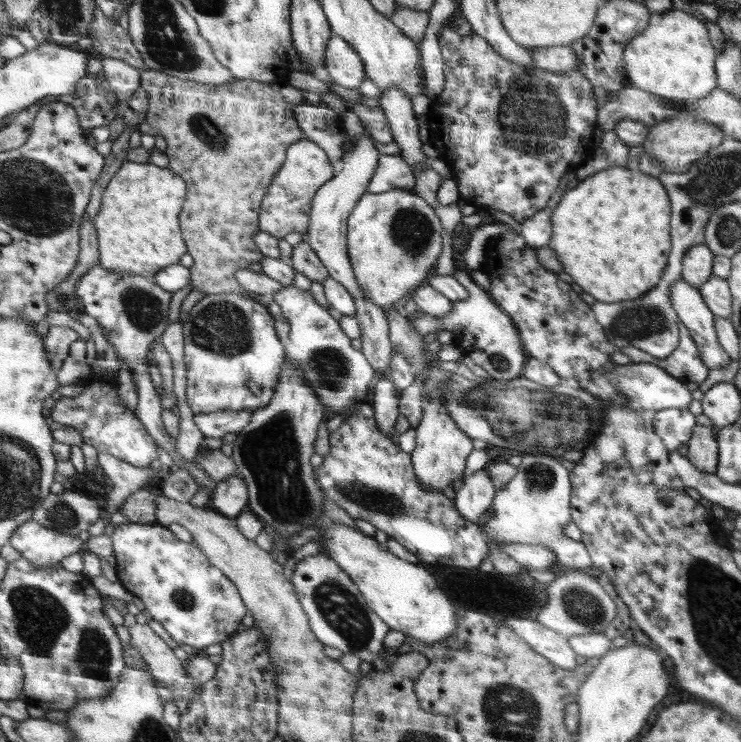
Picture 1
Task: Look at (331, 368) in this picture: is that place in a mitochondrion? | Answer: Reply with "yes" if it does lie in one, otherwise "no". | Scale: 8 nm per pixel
yes

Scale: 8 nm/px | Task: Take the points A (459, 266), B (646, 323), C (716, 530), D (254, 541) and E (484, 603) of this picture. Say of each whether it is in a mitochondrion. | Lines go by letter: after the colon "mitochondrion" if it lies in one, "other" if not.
A: other
B: mitochondrion
C: other
D: other
E: other

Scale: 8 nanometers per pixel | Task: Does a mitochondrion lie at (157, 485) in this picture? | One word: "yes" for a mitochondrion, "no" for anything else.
no

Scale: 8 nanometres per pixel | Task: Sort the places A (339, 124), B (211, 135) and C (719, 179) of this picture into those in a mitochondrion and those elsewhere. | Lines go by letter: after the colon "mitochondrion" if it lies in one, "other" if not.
A: other
B: mitochondrion
C: mitochondrion

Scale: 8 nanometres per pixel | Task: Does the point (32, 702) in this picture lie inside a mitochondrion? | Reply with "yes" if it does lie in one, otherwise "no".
no

